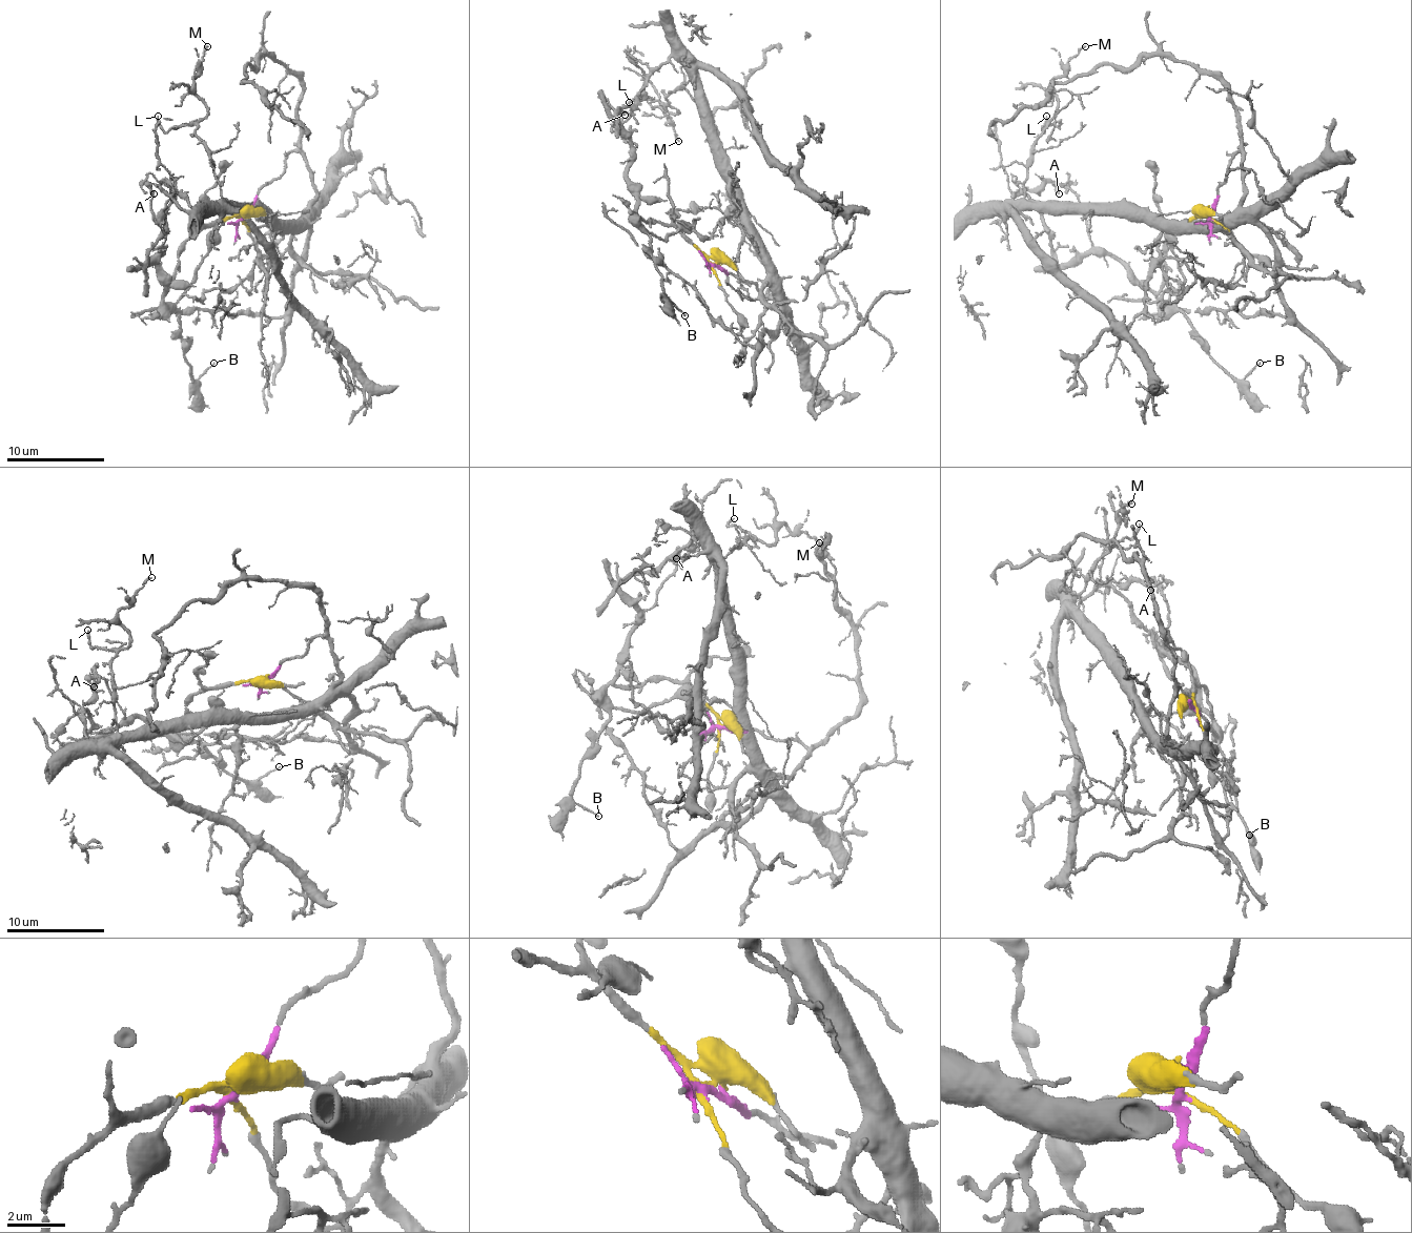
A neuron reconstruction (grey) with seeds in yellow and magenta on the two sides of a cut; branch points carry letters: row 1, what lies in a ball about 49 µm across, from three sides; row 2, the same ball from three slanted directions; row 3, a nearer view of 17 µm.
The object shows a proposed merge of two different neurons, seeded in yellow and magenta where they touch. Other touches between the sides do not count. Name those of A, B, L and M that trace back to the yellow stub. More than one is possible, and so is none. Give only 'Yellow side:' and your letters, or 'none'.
Yellow side: A, B

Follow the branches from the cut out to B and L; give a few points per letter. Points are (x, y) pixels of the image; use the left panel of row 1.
B: (242, 216), (217, 218), (198, 230), (178, 258), (163, 299), (180, 313), (183, 353), (195, 379), (215, 363)
L: (242, 216), (301, 155), (315, 201), (279, 221), (231, 206), (198, 127), (165, 132), (158, 115)

